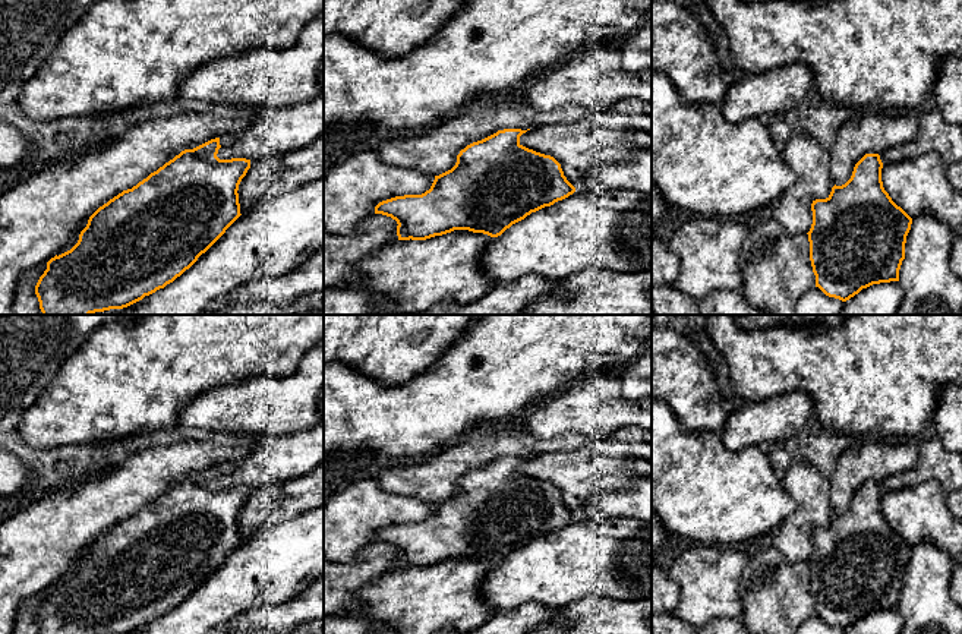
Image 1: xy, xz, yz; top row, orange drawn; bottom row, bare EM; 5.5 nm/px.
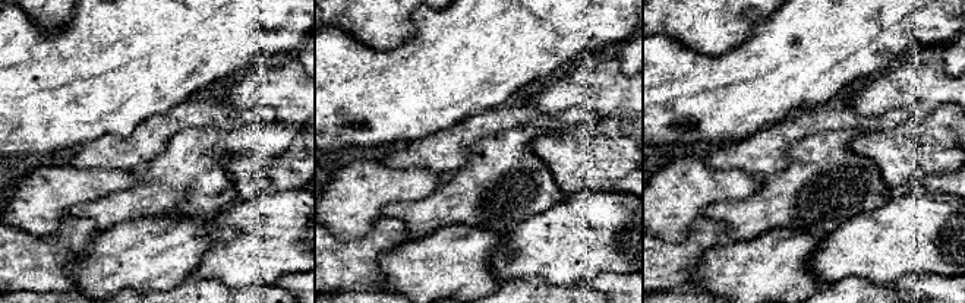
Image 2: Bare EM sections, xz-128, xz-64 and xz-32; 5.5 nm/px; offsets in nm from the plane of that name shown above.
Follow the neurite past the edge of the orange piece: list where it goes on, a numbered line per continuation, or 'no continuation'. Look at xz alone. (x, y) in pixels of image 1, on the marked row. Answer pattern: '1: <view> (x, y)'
no continuation

